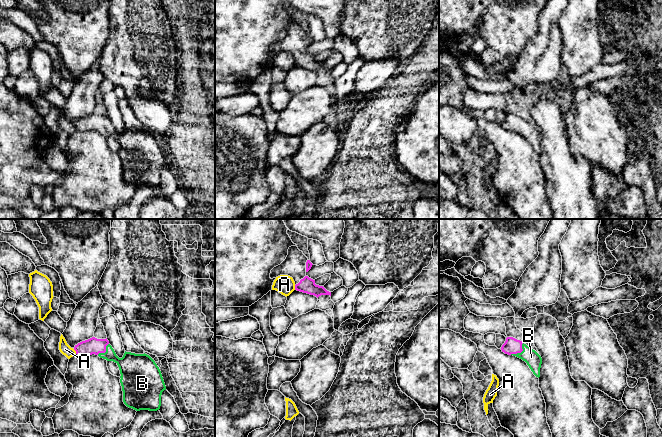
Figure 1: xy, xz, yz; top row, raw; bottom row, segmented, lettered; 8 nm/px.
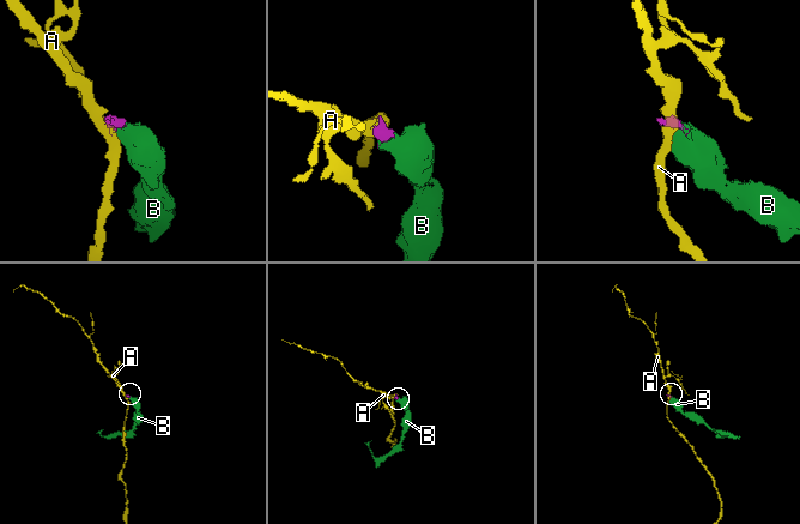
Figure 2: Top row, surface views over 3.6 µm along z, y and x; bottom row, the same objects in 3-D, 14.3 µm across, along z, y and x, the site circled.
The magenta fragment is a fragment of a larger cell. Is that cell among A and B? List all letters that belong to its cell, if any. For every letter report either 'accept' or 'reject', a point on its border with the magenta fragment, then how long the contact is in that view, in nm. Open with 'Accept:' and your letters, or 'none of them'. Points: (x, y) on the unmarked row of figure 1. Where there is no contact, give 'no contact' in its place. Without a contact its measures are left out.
Accept: B
A: reject | xy (75, 126) | 50 nm
B: accept | yz (519, 128) | 140 nm

